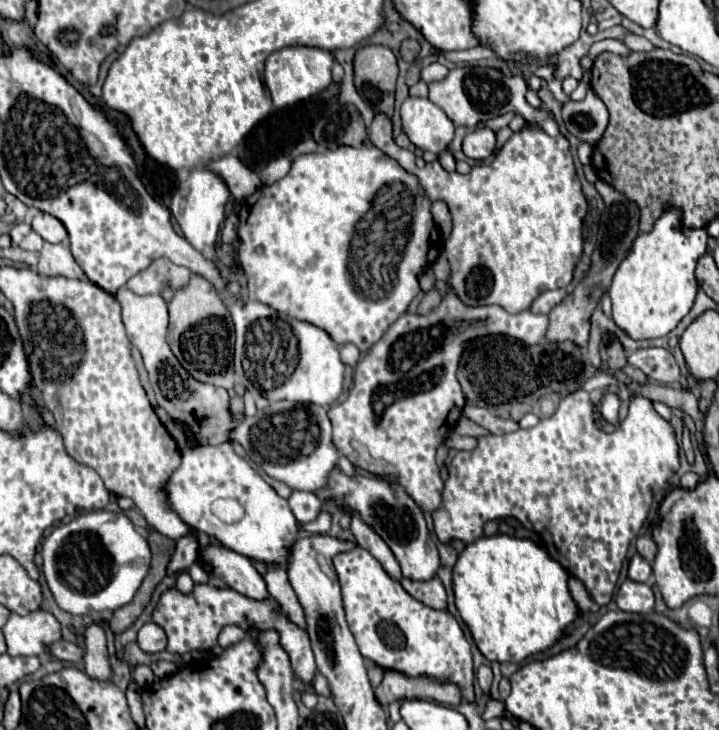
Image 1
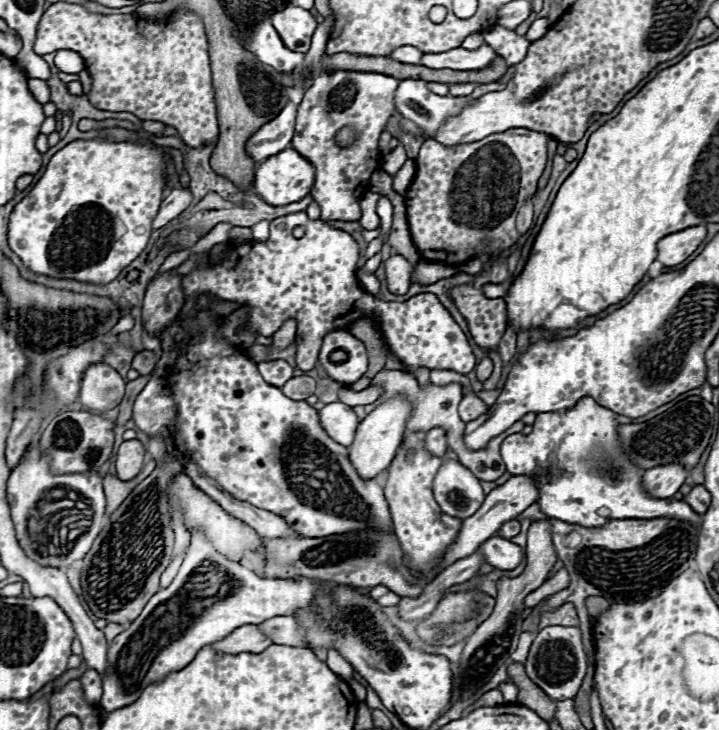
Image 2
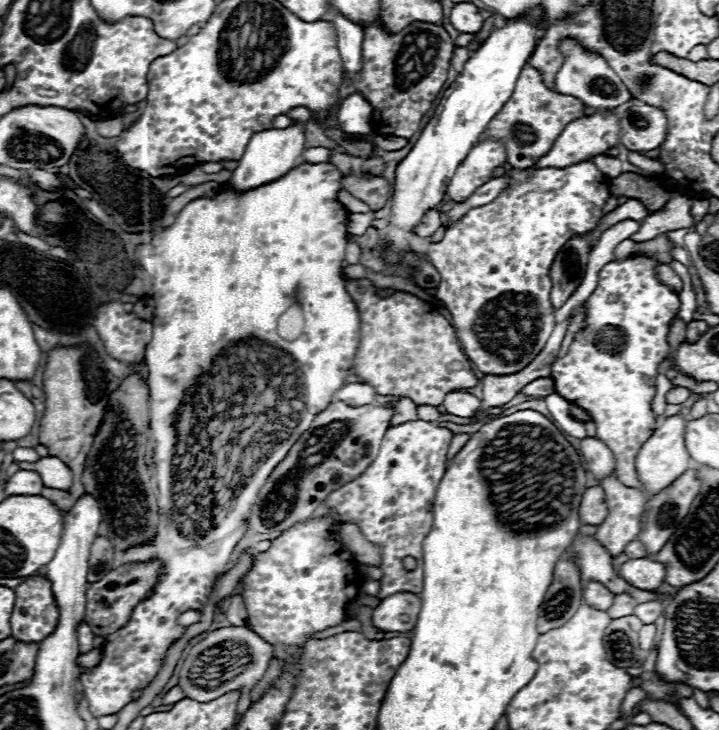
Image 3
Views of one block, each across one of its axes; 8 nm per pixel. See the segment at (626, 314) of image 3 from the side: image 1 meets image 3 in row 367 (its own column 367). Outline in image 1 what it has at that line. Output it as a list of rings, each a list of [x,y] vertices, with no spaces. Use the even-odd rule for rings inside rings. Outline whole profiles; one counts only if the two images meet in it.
[[[360,546],[350,552],[340,552],[332,562],[342,588],[346,622],[364,658],[384,670],[454,684],[460,688],[464,702],[476,700],[470,644],[448,610],[434,610],[420,600],[414,600],[400,582],[390,578],[378,560]]]

